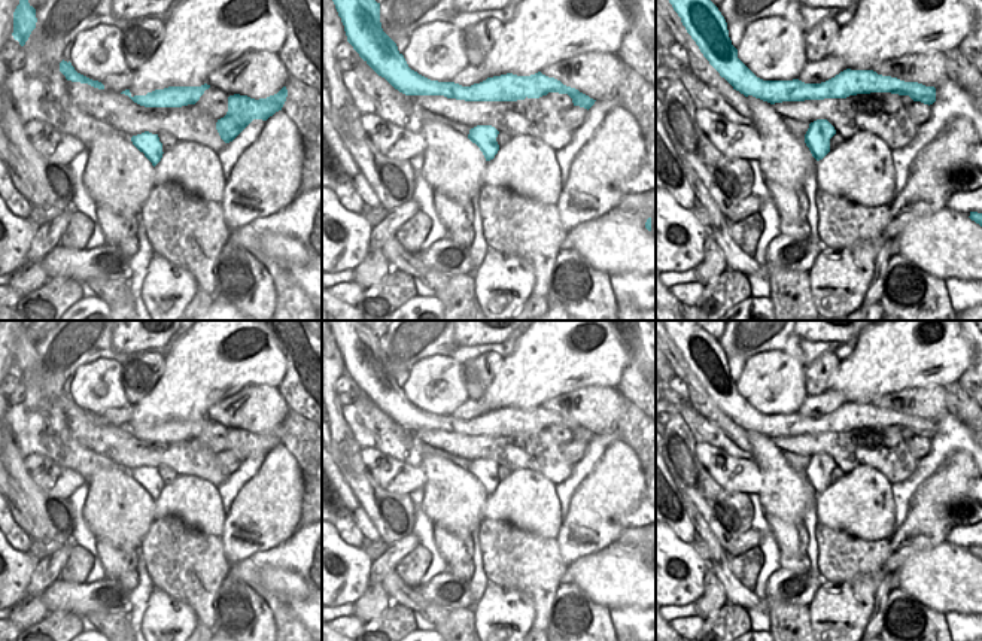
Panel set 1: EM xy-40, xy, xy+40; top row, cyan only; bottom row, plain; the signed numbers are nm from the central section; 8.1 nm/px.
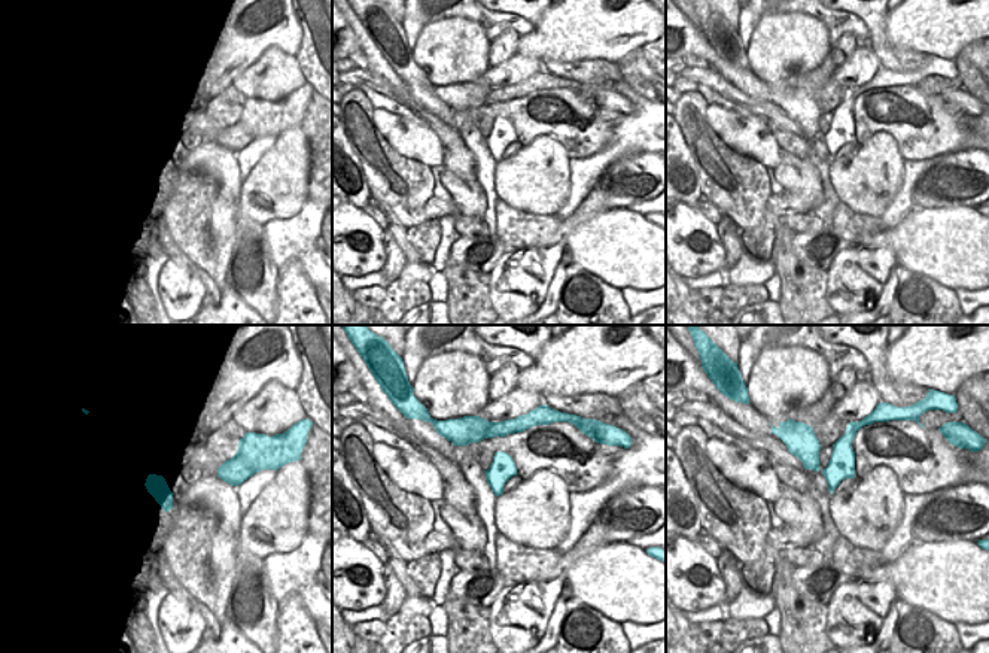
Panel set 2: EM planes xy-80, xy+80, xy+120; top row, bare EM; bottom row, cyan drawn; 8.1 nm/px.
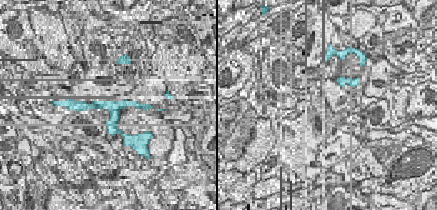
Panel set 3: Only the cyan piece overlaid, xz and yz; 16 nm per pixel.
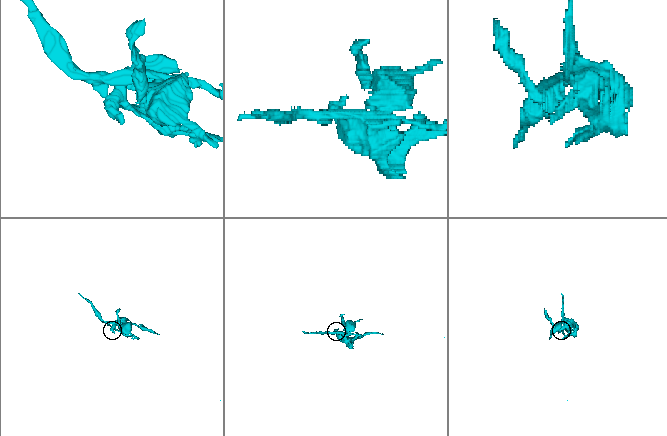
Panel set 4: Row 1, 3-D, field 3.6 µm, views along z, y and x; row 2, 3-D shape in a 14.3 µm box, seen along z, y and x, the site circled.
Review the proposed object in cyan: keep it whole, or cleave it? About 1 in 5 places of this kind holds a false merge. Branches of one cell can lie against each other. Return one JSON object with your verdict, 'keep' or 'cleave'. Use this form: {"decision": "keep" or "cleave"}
{"decision": "cleave"}

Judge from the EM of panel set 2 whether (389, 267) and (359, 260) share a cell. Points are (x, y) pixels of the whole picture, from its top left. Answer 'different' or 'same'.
different

